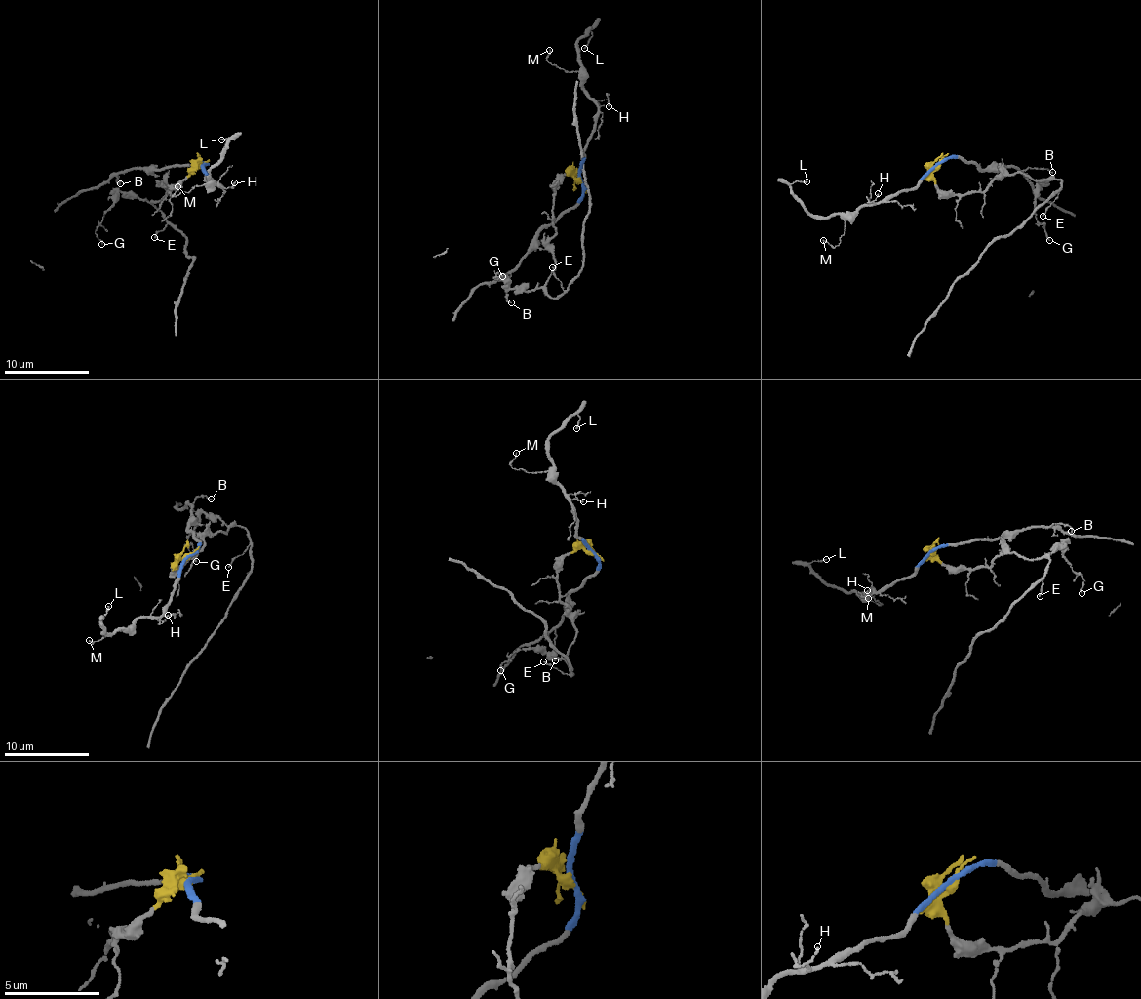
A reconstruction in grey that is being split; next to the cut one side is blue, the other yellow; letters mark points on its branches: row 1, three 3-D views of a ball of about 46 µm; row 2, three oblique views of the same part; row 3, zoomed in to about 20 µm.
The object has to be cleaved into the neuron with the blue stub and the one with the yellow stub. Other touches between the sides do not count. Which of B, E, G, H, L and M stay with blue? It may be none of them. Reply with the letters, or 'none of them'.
B, H, L, M

